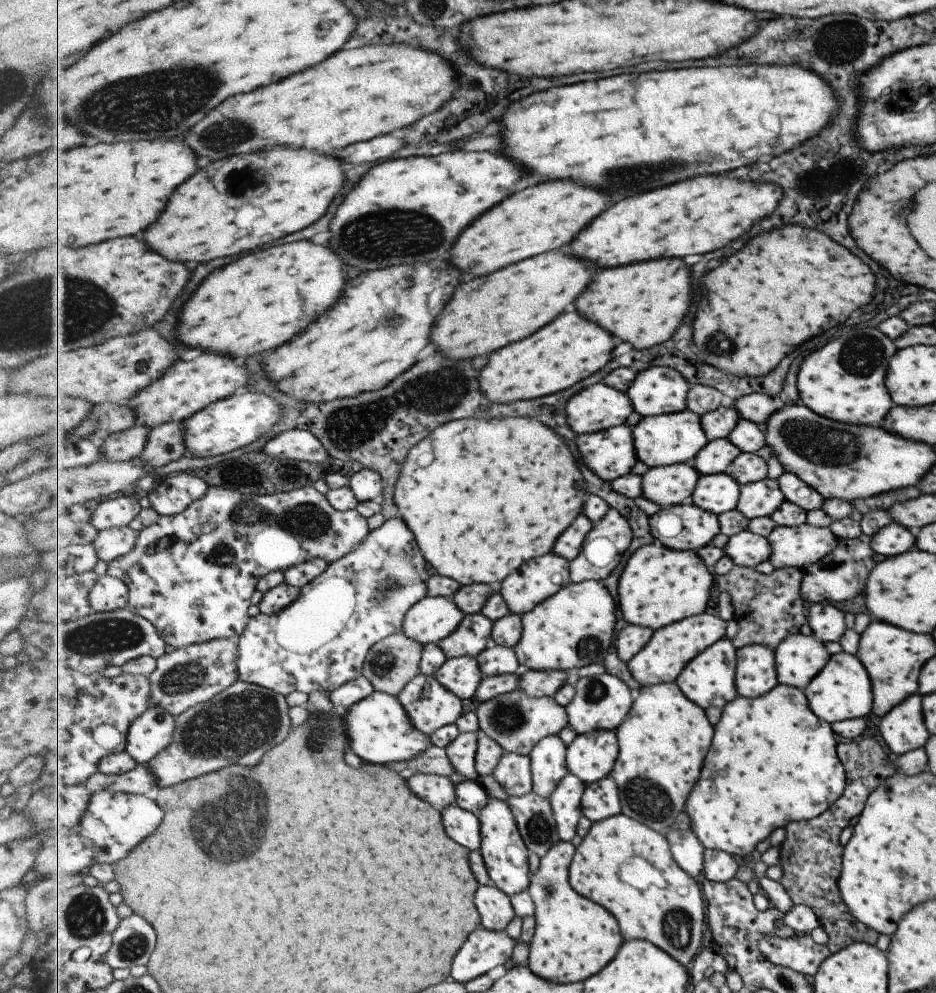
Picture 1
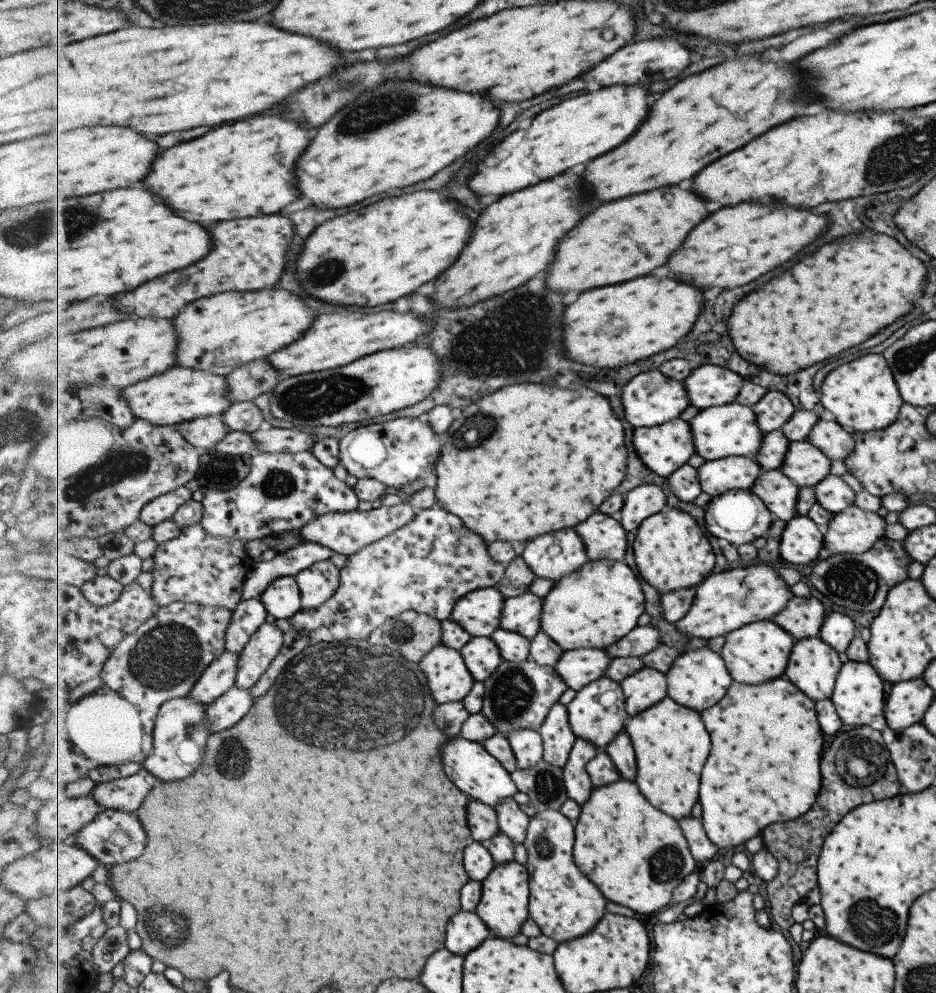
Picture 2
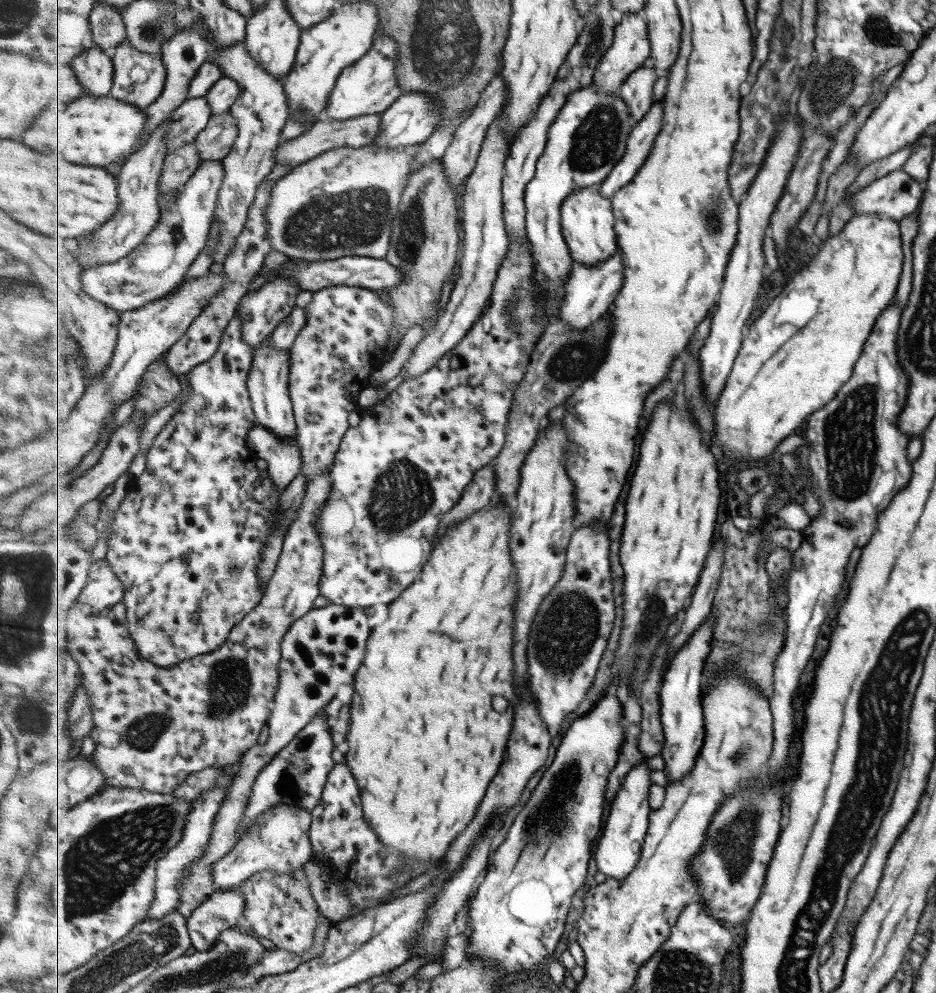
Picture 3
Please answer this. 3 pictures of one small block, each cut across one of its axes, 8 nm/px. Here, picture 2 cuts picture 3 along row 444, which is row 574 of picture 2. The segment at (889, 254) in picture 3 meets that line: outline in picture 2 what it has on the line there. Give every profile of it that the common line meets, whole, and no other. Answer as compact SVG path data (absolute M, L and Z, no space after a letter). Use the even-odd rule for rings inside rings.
M761 562L759 565L743 566L722 573L709 575L707 580L698 586L691 610L685 618L676 622L676 627L689 639L717 638L735 632L745 625L759 621L773 620L794 597L792 587L785 580Z

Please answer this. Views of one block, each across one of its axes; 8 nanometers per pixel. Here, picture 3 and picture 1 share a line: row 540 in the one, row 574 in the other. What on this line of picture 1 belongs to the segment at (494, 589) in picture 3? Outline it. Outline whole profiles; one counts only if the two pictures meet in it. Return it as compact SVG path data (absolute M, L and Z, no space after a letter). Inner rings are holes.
M501 418L501 420L455 420L436 428L429 436L416 444L409 452L403 465L398 483L395 487L395 504L401 518L414 532L422 553L430 562L437 574L460 582L461 586L475 583L499 586L513 571L534 558L551 553L558 538L583 514L583 507L588 496L588 488L579 466L575 464L573 452L565 444L561 436L557 436L551 428L533 418Z

